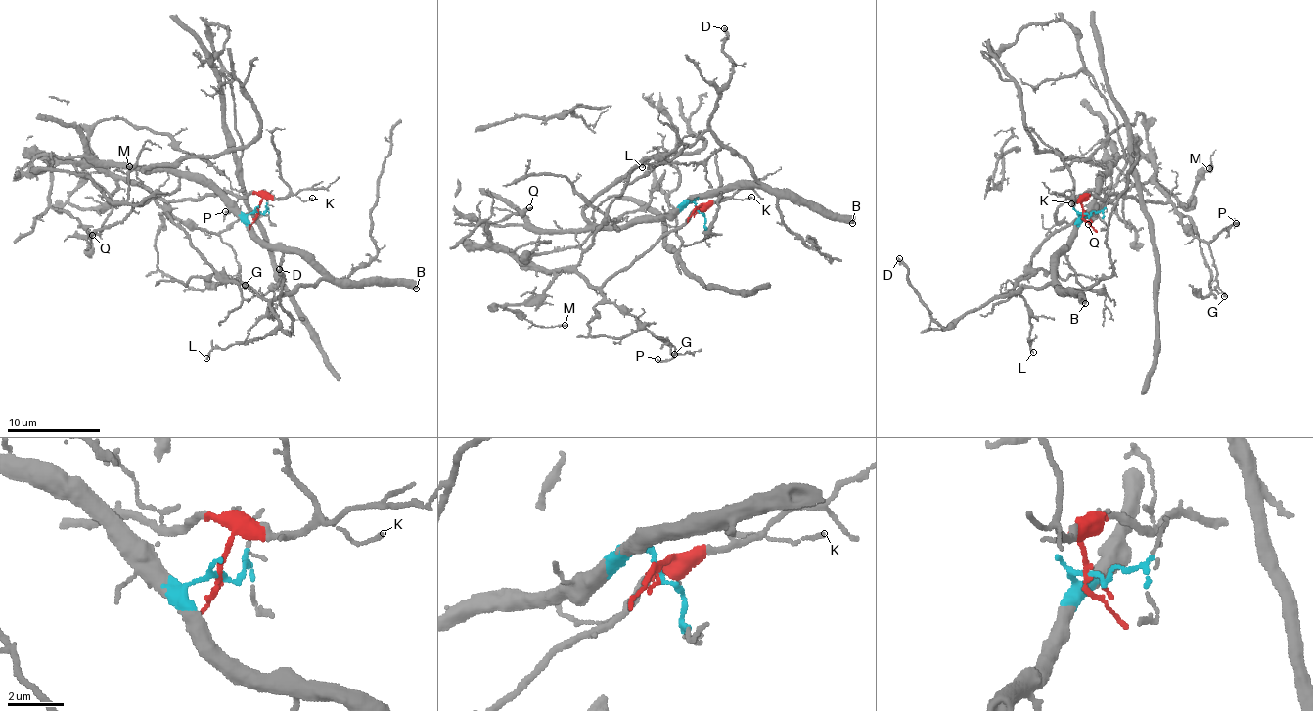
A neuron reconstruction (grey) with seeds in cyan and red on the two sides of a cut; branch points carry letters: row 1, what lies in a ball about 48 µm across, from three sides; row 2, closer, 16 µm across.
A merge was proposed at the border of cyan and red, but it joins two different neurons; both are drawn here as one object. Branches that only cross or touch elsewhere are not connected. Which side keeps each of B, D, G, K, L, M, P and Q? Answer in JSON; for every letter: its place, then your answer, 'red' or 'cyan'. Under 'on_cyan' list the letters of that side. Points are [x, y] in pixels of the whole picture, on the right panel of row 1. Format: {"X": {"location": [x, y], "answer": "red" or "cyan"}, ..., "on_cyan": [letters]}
{"B": {"location": [1085, 303], "answer": "cyan"}, "D": {"location": [899, 258], "answer": "cyan"}, "G": {"location": [1224, 296], "answer": "red"}, "K": {"location": [1071, 203], "answer": "red"}, "L": {"location": [1033, 352], "answer": "cyan"}, "M": {"location": [1209, 168], "answer": "red"}, "P": {"location": [1236, 223], "answer": "red"}, "Q": {"location": [1088, 224], "answer": "red"}, "on_cyan": ["B", "D", "L"]}

